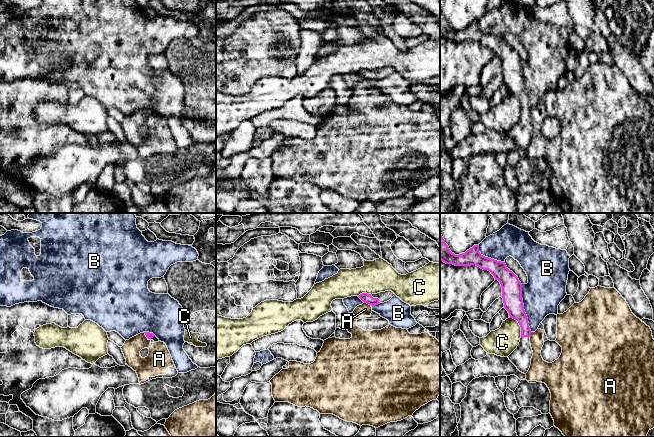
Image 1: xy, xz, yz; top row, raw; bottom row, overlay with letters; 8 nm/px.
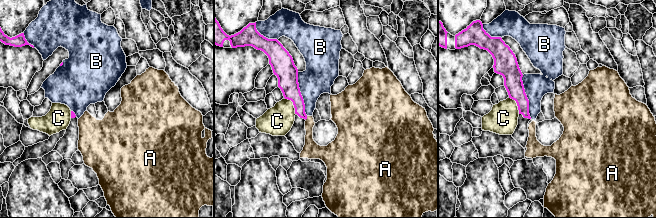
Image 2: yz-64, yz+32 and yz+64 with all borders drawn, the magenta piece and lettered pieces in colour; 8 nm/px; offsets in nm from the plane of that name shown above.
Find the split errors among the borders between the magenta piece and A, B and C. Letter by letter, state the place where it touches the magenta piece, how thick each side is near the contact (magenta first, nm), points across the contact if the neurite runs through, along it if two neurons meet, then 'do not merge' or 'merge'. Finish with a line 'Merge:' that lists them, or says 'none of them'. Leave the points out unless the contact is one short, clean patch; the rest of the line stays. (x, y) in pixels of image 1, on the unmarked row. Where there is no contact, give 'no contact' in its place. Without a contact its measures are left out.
A: xz (368, 79) | 80/100 nm | along xz (364, 78), (371, 81) | do not merge
B: yz (523, 84) | 160/320 nm | do not merge
C: yz (519, 100) | 160/220 nm | along yz (510, 93), (517, 97), (521, 112) | do not merge
Merge: none of them

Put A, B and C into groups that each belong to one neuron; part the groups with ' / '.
A / B / C

